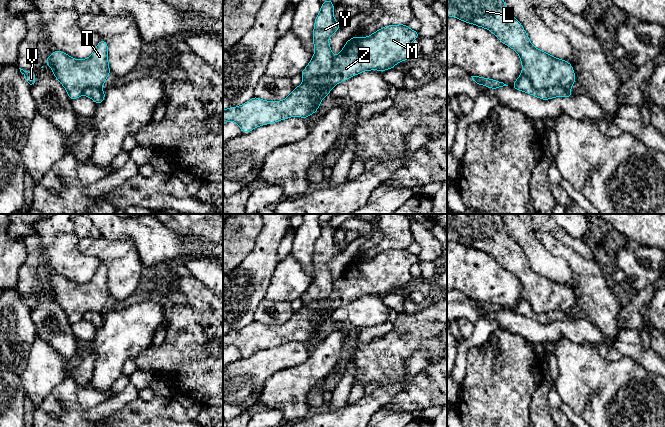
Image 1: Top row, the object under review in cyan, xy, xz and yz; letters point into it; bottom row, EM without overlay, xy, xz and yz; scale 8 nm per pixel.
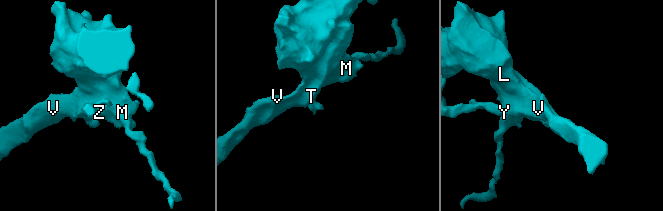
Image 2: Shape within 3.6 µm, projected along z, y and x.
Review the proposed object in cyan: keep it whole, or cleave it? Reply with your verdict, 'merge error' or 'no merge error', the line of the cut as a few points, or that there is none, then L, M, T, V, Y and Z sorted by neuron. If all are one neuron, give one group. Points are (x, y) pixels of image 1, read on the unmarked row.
merge error; cut in yz along (522, 297), (535, 312), (563, 311), (568, 313); L M T V Z / Y

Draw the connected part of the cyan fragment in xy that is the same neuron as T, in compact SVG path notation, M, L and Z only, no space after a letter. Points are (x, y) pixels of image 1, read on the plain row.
M101 263L92 279L85 284L75 284L64 276L55 274L46 283L57 304L64 310L70 324L83 319L87 311L101 312L111 297L108 289L108 269Z

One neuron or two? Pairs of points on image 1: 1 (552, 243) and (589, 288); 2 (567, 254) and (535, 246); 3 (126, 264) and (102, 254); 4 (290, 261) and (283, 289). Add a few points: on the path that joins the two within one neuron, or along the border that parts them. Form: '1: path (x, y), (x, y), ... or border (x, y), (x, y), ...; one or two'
1: path (564, 252), (587, 276); one
2: border (534, 230), (536, 238), (552, 254), (567, 262); two
3: path (120, 258), (116, 254), (108, 254); one
4: path (290, 268), (288, 282); one

